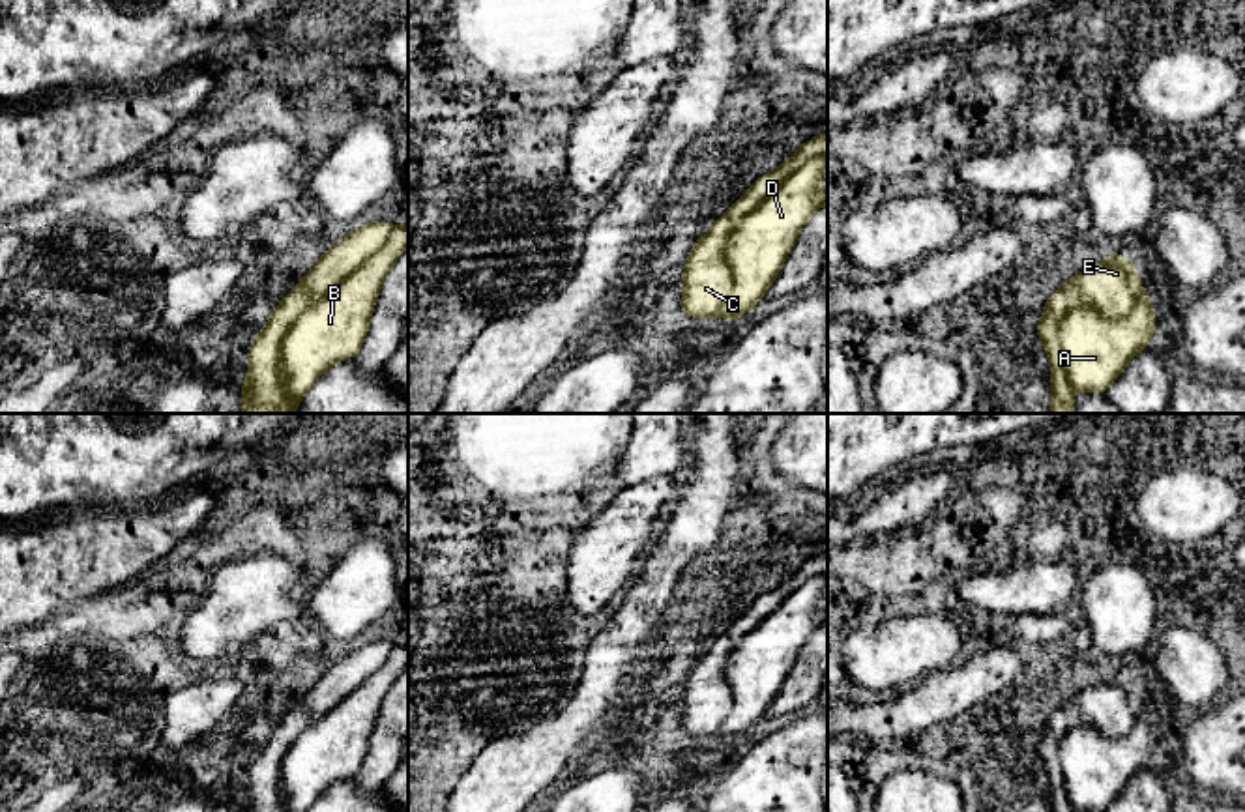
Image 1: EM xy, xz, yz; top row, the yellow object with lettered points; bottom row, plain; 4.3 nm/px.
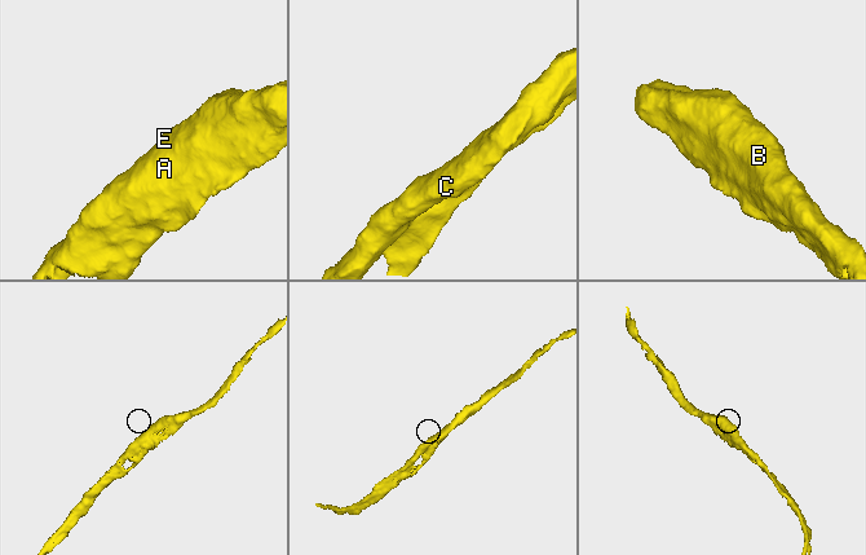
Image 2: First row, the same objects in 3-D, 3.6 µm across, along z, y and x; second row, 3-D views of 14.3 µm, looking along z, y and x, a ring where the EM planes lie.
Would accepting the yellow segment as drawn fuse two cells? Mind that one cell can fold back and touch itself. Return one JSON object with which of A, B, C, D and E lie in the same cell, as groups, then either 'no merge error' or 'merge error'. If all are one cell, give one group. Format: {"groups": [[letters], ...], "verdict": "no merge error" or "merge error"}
{"groups": [["A", "B", "D"], ["C", "E"]], "verdict": "merge error"}

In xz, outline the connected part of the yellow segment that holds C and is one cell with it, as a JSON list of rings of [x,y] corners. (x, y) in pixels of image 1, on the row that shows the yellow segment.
[[[828,131],[803,142],[777,168],[760,176],[713,225],[695,241],[683,268],[680,309],[691,318],[719,316],[730,294],[732,271],[726,241],[736,226],[769,198],[798,168],[814,157],[828,155]]]

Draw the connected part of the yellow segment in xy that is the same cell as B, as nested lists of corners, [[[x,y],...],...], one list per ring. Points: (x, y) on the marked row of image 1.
[[[408,225],[395,226],[356,273],[292,324],[281,350],[285,393],[290,400],[301,400],[331,365],[356,357],[384,279],[406,247]]]

